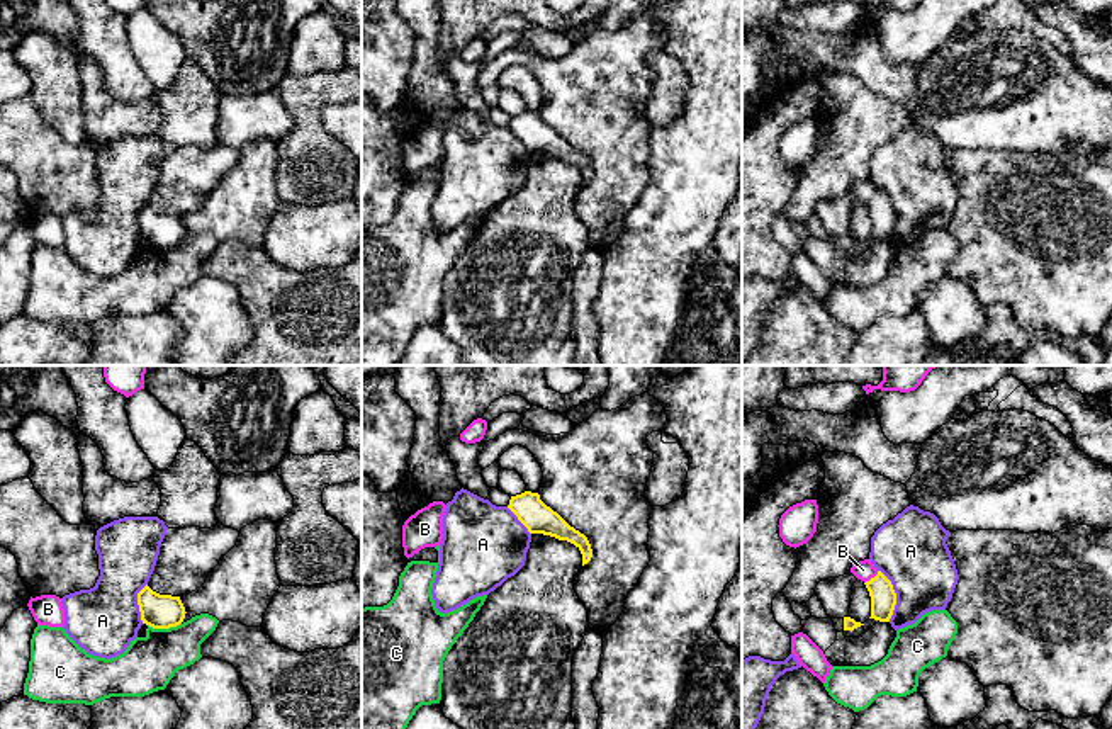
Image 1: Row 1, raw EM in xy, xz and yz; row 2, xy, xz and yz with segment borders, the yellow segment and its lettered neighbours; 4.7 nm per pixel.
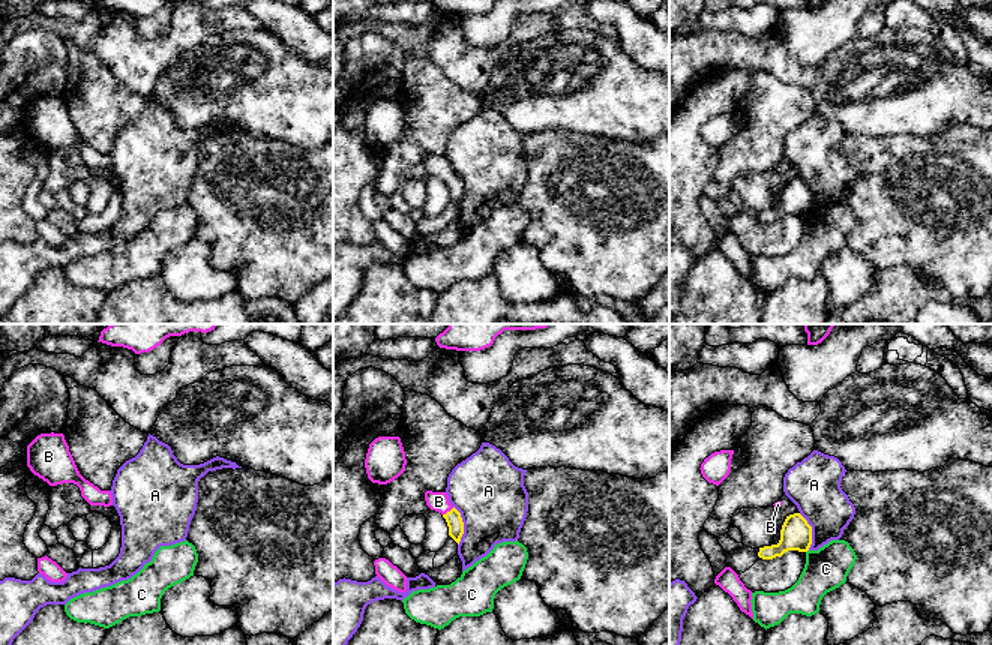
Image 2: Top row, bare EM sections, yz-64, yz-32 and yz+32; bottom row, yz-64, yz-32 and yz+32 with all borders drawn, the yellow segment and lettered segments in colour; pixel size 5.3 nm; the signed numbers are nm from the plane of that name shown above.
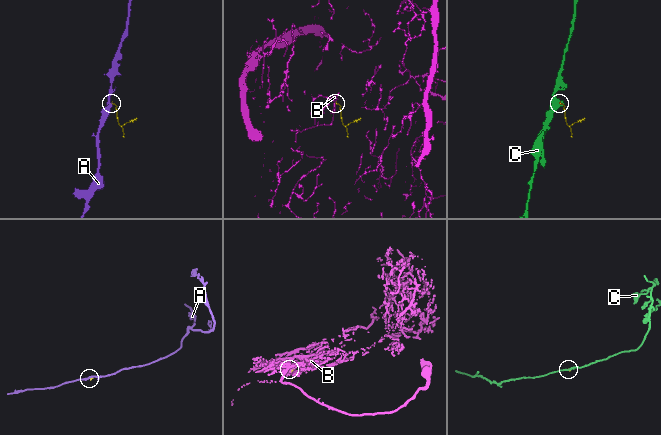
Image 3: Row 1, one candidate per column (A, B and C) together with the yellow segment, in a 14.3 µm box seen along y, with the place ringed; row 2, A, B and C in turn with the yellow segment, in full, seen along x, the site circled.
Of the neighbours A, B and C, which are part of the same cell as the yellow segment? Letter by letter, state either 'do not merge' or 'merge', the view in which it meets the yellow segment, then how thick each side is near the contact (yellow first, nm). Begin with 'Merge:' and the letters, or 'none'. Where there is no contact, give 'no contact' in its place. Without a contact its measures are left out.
Merge: B
A: do not merge; meets yellow in yz; 130 nm thick on the yellow side, 340 nm on the other
B: merge; meets yellow in yz; 130 nm thick on the yellow side, 90 nm on the other
C: do not merge; meets yellow in xy; 160 nm thick on the yellow side, 260 nm on the other

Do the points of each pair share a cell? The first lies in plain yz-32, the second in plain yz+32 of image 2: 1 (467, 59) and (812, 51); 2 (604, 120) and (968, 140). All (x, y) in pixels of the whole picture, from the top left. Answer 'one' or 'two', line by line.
1: two
2: two

